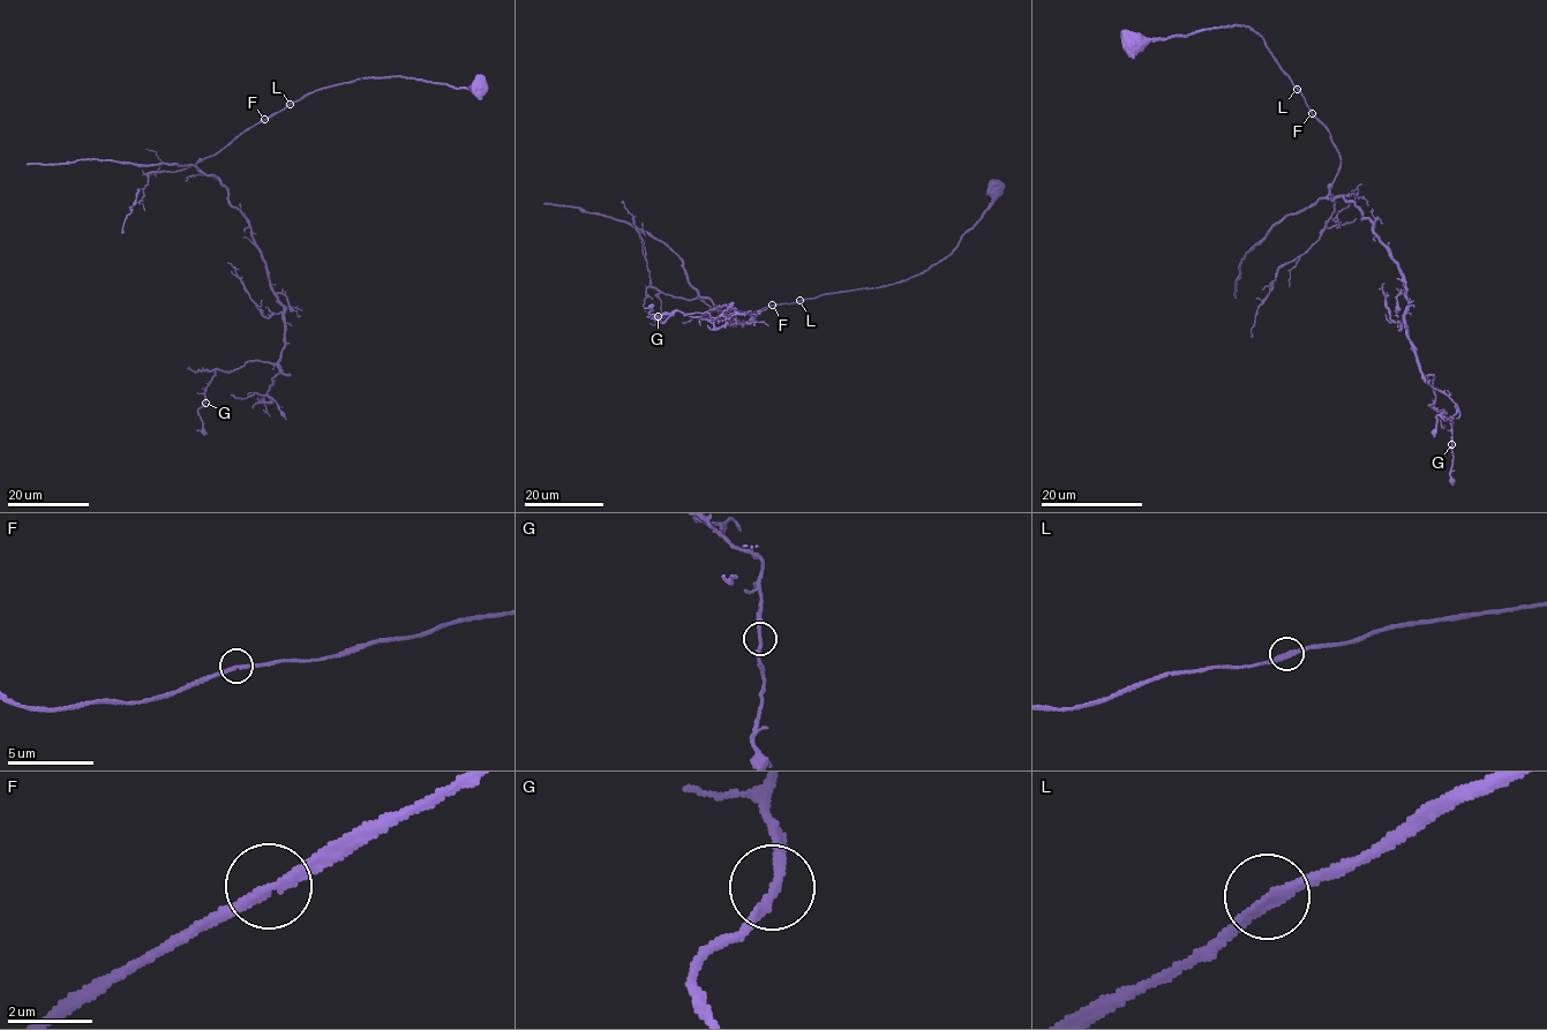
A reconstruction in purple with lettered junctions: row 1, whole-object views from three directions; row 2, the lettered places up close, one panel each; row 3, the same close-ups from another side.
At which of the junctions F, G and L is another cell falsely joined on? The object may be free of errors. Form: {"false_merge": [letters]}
{"false_merge": []}

